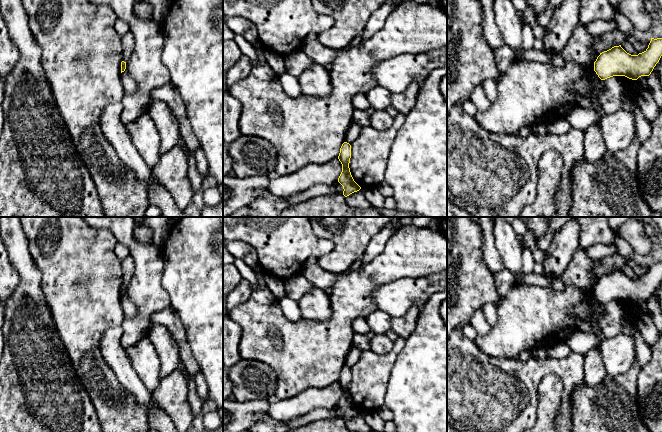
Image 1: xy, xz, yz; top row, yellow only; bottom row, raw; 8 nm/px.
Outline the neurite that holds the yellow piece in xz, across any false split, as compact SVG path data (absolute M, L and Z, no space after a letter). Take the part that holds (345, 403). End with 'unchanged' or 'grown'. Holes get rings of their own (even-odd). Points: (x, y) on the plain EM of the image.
M344 366L340 372L340 377L338 380L338 383L342 388L342 396L338 402L338 406L343 410L343 419L345 421L361 413L361 411L354 405L351 399L349 392L350 382L351 369L347 366Z; unchanged

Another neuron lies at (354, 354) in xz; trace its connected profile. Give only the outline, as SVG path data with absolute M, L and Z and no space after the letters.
M352 347L346 357L345 366L349 368L353 367L360 359L361 354L362 350L358 349L357 347Z

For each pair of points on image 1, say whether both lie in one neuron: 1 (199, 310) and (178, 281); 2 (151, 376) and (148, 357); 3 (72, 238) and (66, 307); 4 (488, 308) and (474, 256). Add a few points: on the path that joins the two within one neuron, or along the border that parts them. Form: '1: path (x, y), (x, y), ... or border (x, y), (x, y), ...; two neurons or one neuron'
1: path (199, 303), (185, 288); one neuron
2: path (149, 371), (148, 362); one neuron
3: path (72, 255), (70, 290); one neuron
4: border (496, 305), (484, 303), (480, 307); two neurons

